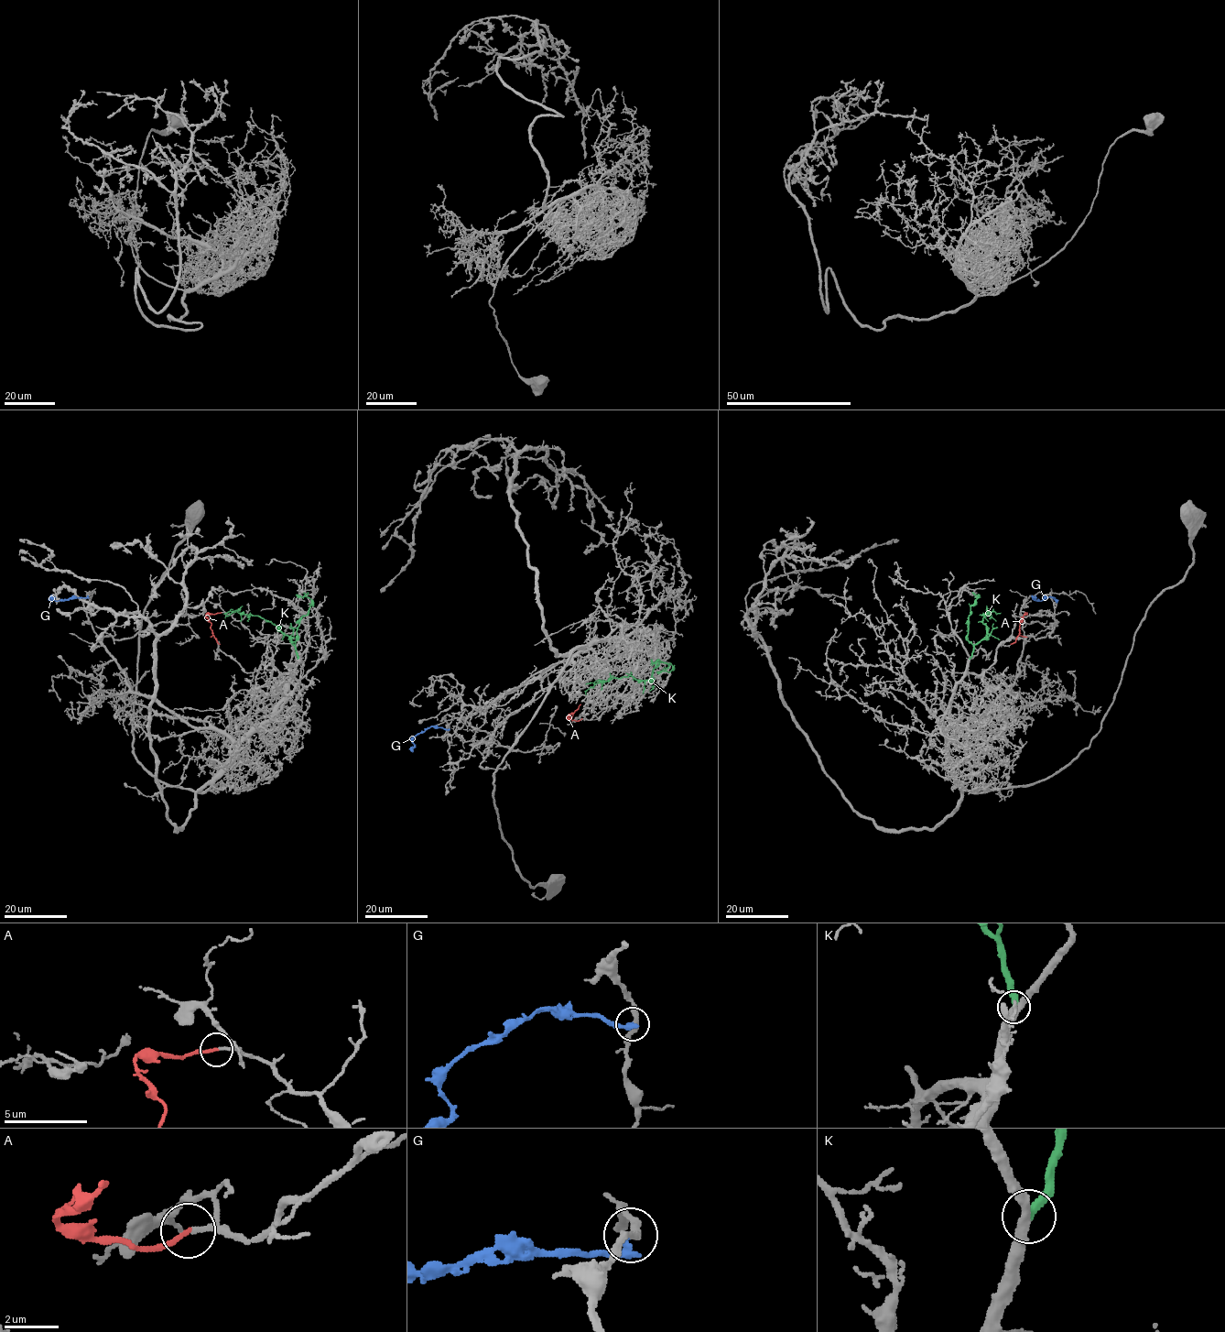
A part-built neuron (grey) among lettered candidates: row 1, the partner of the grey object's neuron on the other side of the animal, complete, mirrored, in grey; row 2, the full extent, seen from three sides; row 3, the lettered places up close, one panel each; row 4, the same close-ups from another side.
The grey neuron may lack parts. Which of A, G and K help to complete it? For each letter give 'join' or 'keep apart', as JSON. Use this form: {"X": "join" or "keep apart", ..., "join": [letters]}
{"A": "join", "G": "keep apart", "K": "join", "join": ["A", "K"]}

